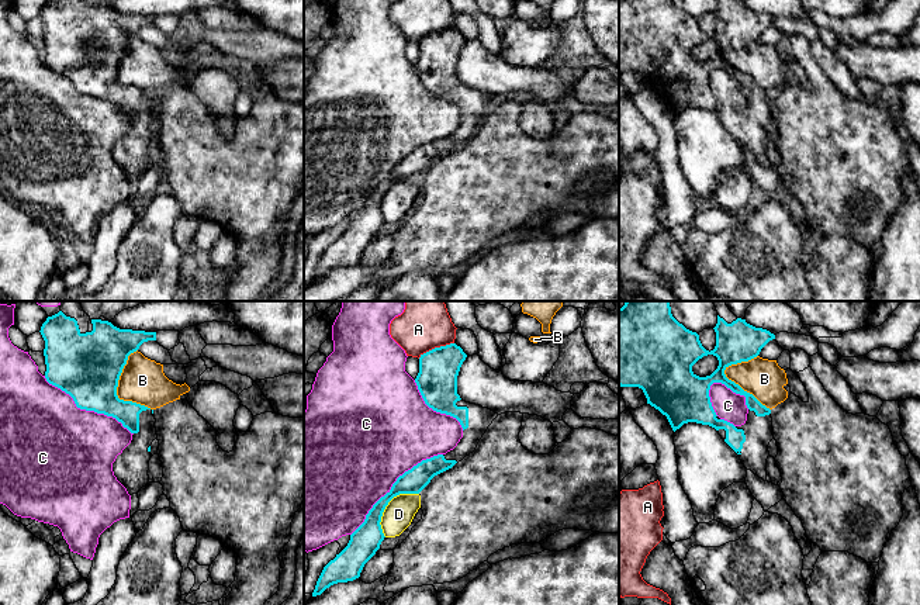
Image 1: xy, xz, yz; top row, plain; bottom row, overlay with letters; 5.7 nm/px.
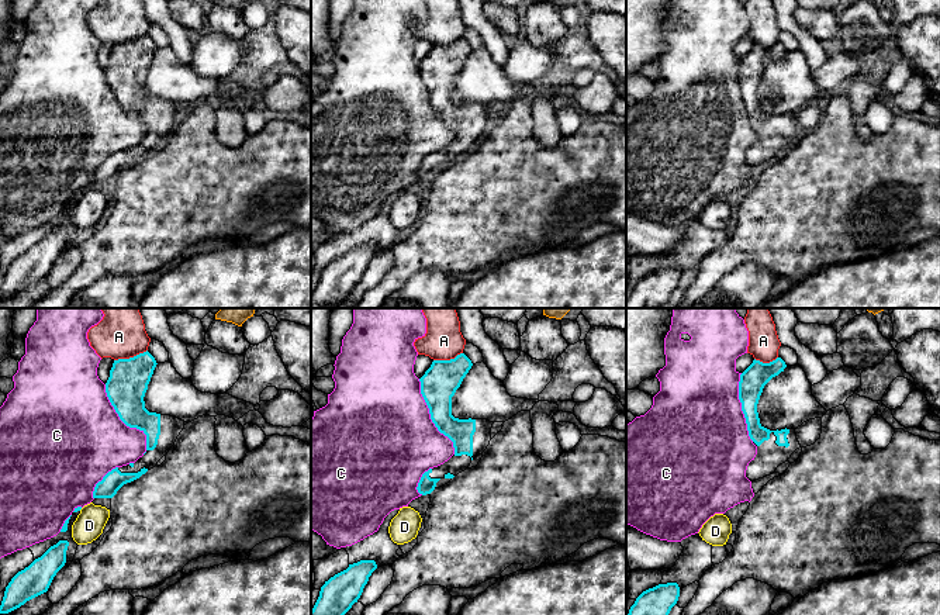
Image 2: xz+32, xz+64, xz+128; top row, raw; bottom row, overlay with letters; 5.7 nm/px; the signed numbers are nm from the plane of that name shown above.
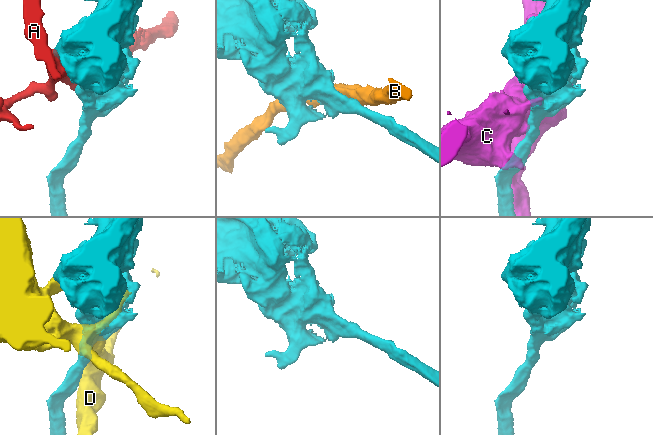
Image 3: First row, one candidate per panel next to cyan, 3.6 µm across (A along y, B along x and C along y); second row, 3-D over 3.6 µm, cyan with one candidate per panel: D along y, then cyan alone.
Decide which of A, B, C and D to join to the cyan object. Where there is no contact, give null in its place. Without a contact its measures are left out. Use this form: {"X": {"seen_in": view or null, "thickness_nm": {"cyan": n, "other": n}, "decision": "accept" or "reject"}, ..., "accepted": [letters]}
{"A": {"seen_in": "xz", "thickness_nm": {"cyan": 220, "other": 220}, "decision": "reject"}, "B": {"seen_in": "yz", "thickness_nm": {"cyan": 190, "other": 220}, "decision": "reject"}, "C": {"seen_in": "xz", "thickness_nm": {"cyan": 140, "other": 500}, "decision": "reject"}, "D": {"seen_in": "xz", "thickness_nm": {"cyan": 170, "other": 170}, "decision": "reject"}, "accepted": []}

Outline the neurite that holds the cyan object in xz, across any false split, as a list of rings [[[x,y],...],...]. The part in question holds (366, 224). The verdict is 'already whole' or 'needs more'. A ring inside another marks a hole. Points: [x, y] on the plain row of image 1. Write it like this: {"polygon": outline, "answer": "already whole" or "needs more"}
{"polygon": [[[456,28],[435,32],[421,39],[419,58],[415,63],[425,89],[436,97],[456,103],[463,113],[463,122],[453,135],[422,145],[397,163],[391,174],[373,190],[364,207],[350,219],[347,231],[324,252],[312,281],[321,280],[333,269],[359,263],[364,249],[385,222],[380,207],[388,187],[400,179],[419,179],[435,160],[473,138],[498,101],[488,93],[463,86],[457,79],[457,60],[466,42]]], "answer": "needs more"}

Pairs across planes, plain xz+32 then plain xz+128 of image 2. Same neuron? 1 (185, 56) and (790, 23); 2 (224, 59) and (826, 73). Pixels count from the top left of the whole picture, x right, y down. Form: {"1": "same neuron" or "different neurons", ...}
{"1": "same neuron", "2": "same neuron"}

